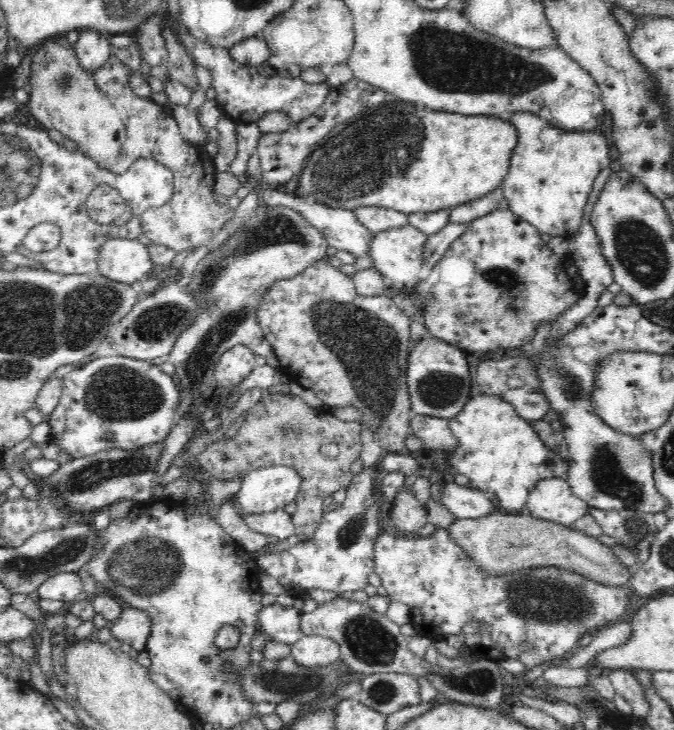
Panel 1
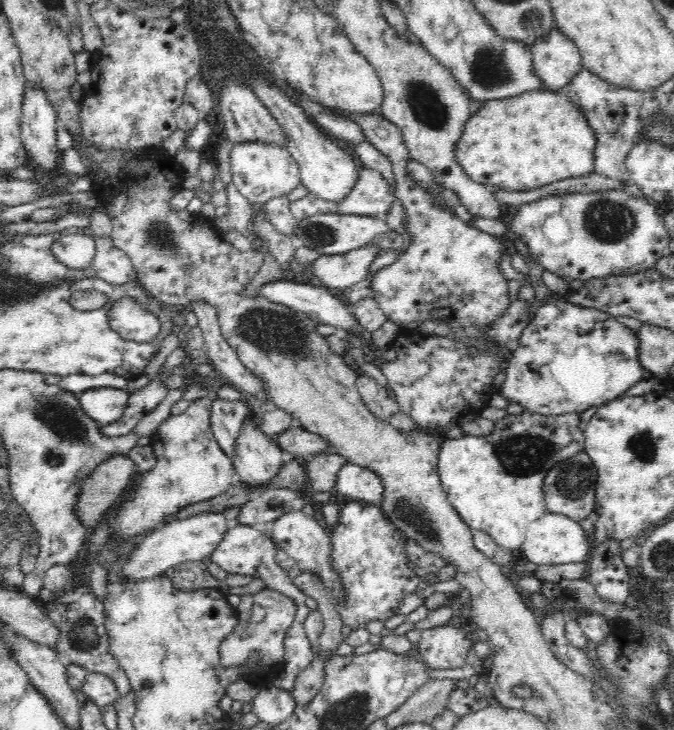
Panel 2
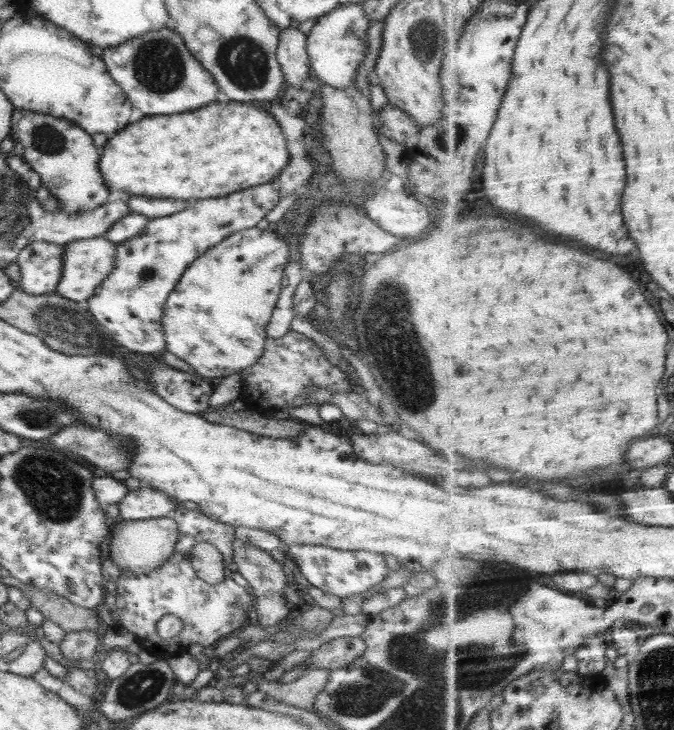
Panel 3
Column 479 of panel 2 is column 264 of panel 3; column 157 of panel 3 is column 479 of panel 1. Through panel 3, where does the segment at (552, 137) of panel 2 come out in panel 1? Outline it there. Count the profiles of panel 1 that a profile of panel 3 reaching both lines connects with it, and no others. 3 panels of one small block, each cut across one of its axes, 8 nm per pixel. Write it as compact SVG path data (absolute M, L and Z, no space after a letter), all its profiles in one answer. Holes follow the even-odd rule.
M402 99L379 105L335 133L308 157L296 193L308 202L354 210L362 206L394 209L404 214L428 213L482 198L503 184L518 140L515 126L495 115L446 114L412 108Z

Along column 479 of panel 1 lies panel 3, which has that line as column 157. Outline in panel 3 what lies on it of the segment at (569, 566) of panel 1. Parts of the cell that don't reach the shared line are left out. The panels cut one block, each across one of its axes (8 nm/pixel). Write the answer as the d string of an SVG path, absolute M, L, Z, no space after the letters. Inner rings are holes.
M172 517L120 520L112 530L109 539L112 540L109 547L111 559L123 572L150 573L150 570L162 565L174 553L178 541L178 526Z

